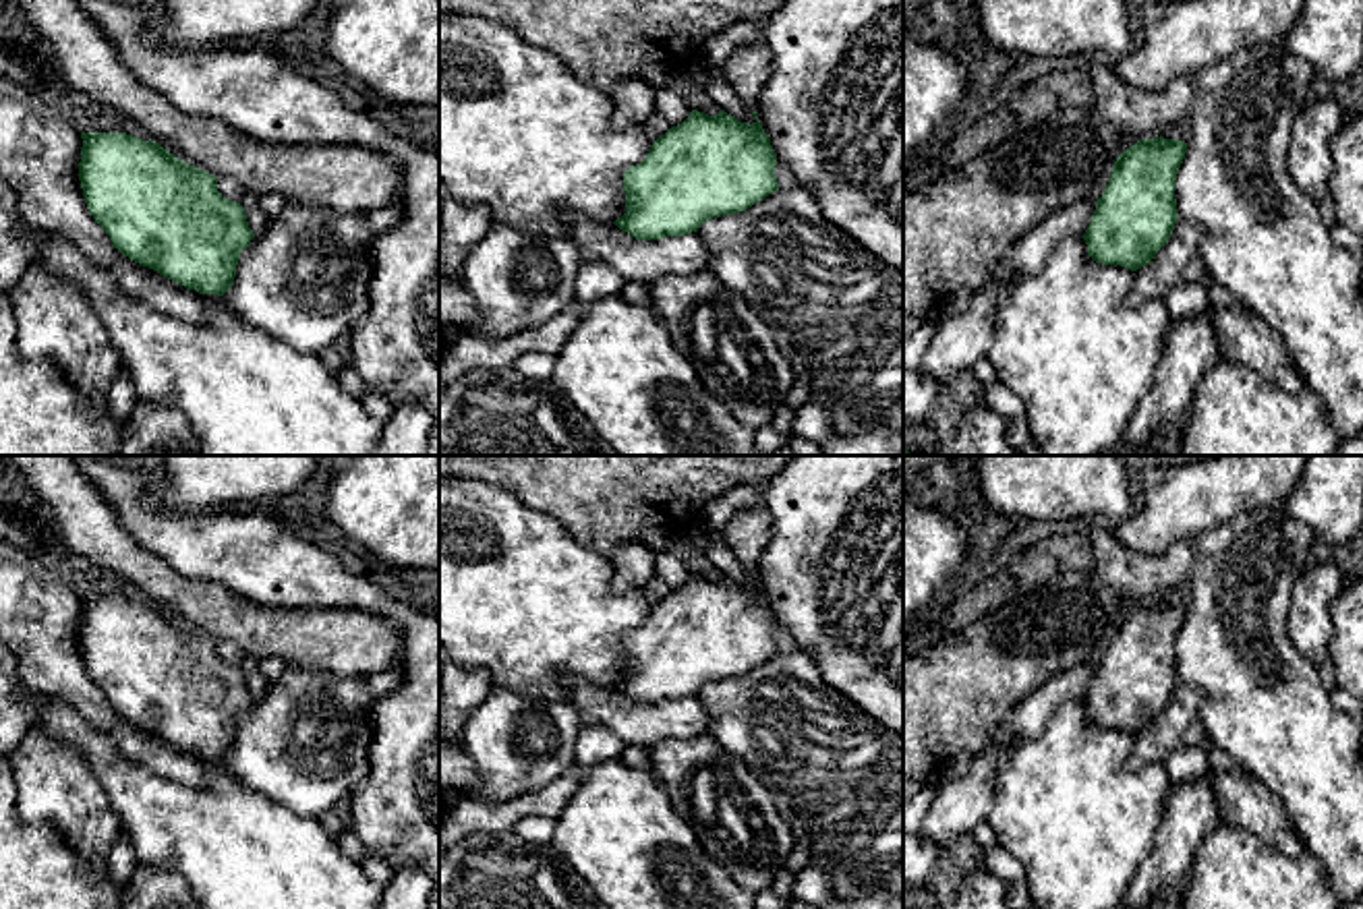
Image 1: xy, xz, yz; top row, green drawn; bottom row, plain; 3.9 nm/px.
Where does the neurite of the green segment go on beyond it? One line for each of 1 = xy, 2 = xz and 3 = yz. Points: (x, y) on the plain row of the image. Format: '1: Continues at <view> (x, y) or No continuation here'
1: No continuation here
2: No continuation here
3: No continuation here

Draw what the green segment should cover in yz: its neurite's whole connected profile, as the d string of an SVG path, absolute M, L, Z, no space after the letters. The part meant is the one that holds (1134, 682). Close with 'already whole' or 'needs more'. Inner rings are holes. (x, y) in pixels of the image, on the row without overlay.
M1156 600L1116 621L1081 700L1096 727L1137 735L1168 706L1179 683L1174 644L1185 617L1185 605Z | already whole

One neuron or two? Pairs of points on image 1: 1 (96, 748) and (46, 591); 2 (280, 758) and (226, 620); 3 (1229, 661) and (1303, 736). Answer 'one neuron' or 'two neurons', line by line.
1: two neurons
2: two neurons
3: one neuron

